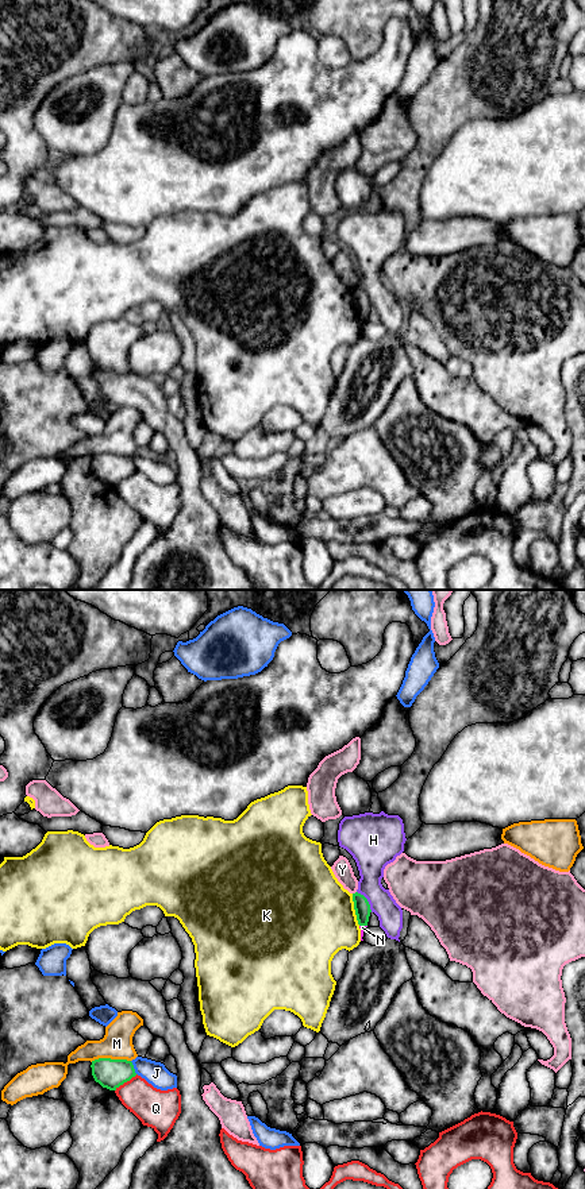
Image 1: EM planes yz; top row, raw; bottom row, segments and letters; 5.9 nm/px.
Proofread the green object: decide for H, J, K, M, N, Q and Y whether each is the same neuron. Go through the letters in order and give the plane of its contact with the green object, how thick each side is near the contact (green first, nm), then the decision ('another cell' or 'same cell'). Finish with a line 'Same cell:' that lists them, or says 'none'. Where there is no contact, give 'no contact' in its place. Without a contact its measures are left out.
H: yz | 100/180 nm | another cell
J: yz | 180/140 nm | another cell
K: yz | 100/480 nm | another cell
M: yz | 180/180 nm | another cell
N: yz | 100/30 nm | another cell
Q: yz | 180/240 nm | another cell
Y: yz | 100/120 nm | another cell
Same cell: none

